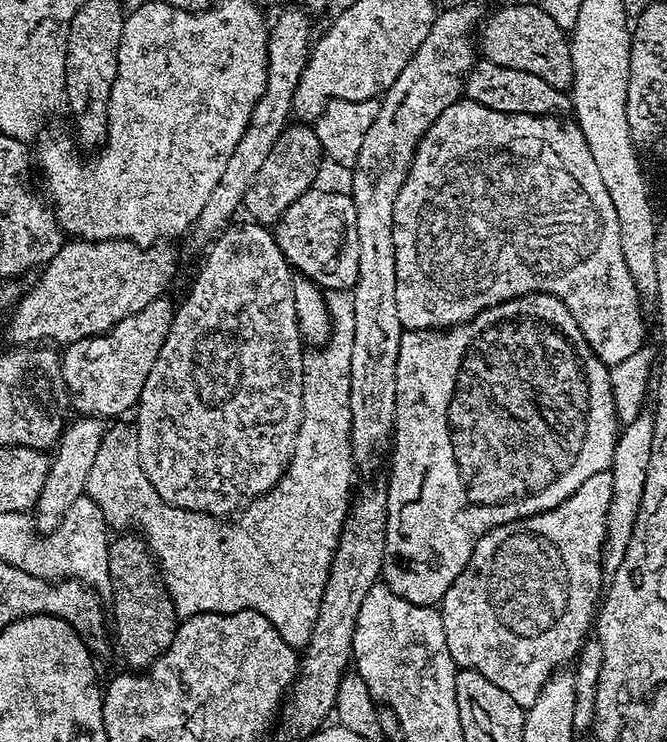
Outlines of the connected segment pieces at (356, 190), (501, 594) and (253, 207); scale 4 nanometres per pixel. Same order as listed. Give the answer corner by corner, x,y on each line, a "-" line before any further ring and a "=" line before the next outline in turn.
456,4
453,8
446,9
445,12
443,9
443,11
437,15
435,22
430,26
430,34
426,34
422,46
412,55
410,62
406,62
402,74
398,74
398,78
394,78
394,86
390,86
387,92
383,93
381,110
378,113
378,118
375,119
373,126
370,127
370,130
368,130
368,133
366,134
362,150
358,153
357,162
354,167
354,174
356,174
356,177
352,180
352,188
350,187
352,201
356,203
356,209
358,210
358,236
360,238
360,258
358,261
360,278
356,281
356,287
354,289
357,317
364,318
364,316
366,316
366,318
373,318
383,312
396,311
396,246
393,229
395,225
395,210
398,196
408,177
408,171
412,166
412,160
415,158
416,148
420,144
420,139
424,137
426,130
430,130
432,123
434,123
450,105
461,99
462,93
465,91
465,77
468,75
468,72
473,69
473,65
476,64
478,60
478,44
474,37
477,35
481,23
482,13
480,14
480,8
476,4
=
611,471
599,472
592,478
587,479
586,482
583,482
582,486
578,486
578,490
570,494
570,498
566,498
558,506
548,508
544,512
537,514
537,516
528,516
525,520
515,520
490,530
476,543
476,549
472,552
470,562
462,570
462,574
458,574
458,578
452,583
450,590
446,590
442,601
444,629
446,630
448,649
452,657
456,659
457,665
464,670
481,672
483,676
490,678
490,682
494,682
494,686
502,686
502,690
506,690
506,694
510,694
520,704
521,708
525,710
529,709
535,702
541,690
543,690
544,684
551,678
554,672
563,669
567,665
564,664
567,660
572,662
577,659
580,649
585,641
589,639
590,633
588,631
591,628
593,631
594,617
598,612
598,601
602,596
602,588
600,592
600,579
606,576
606,572
602,567
602,561
605,556
607,514
611,508
611,496
612,473
=
304,122
288,125
258,171
255,184
245,195
243,200
245,212
247,210
255,223
274,226
290,204
317,183
320,162
323,163
323,160
322,146
315,127

